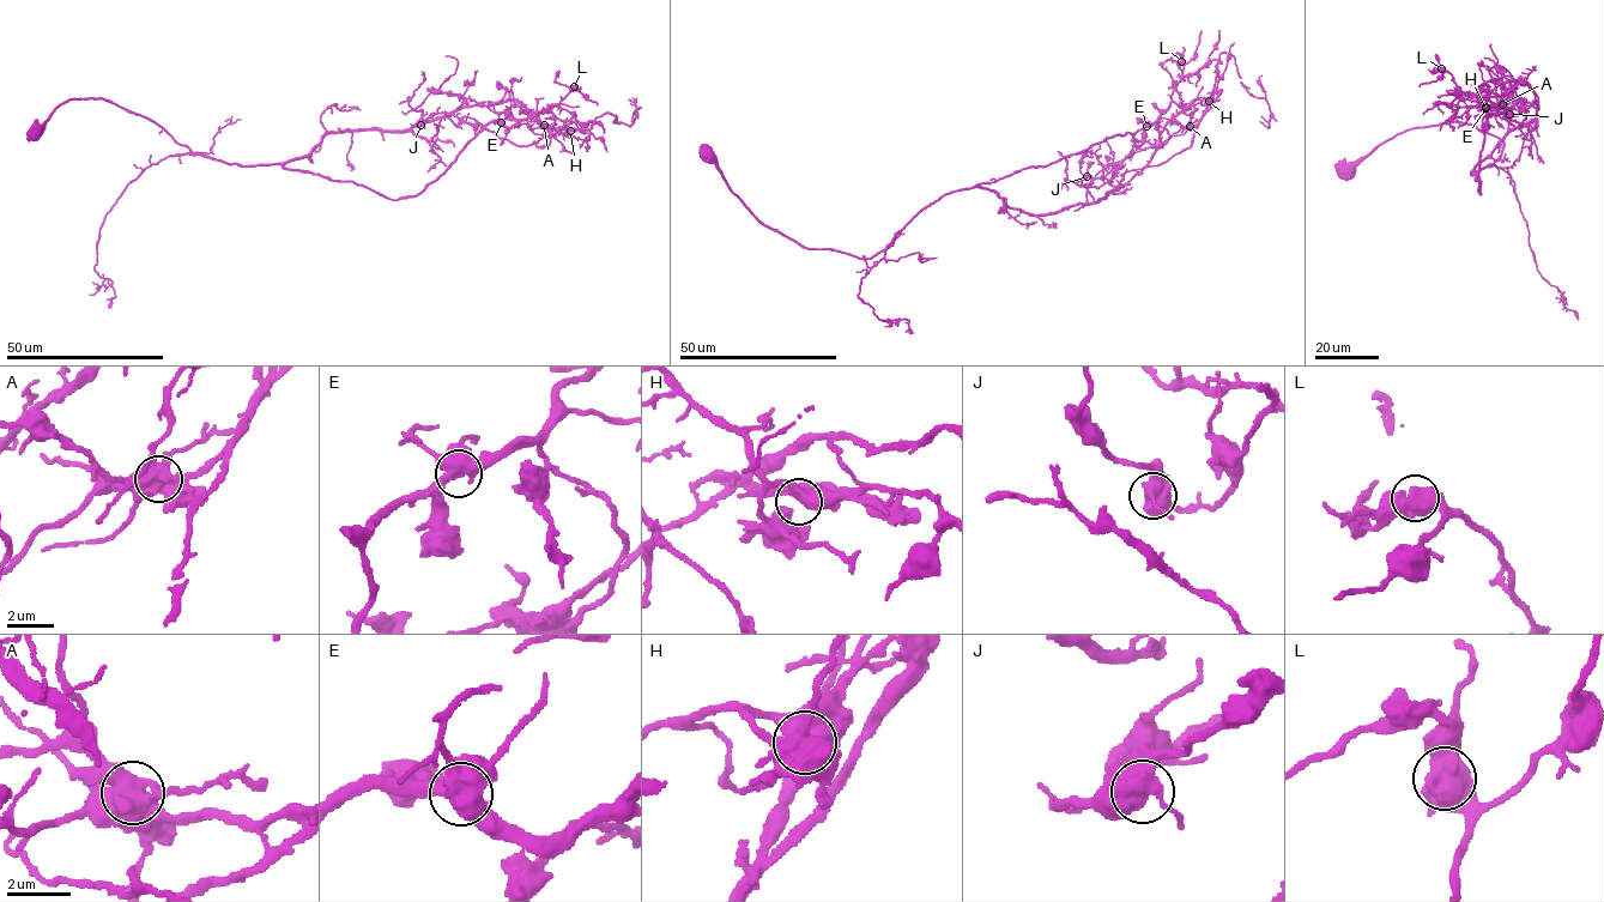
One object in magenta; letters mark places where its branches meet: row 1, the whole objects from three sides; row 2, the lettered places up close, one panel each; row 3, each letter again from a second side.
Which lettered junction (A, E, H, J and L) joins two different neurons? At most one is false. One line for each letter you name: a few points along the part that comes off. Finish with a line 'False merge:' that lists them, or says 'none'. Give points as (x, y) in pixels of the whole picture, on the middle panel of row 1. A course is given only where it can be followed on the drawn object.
A: (1190, 127), (1109, 164), (1081, 186)
False merge: A

